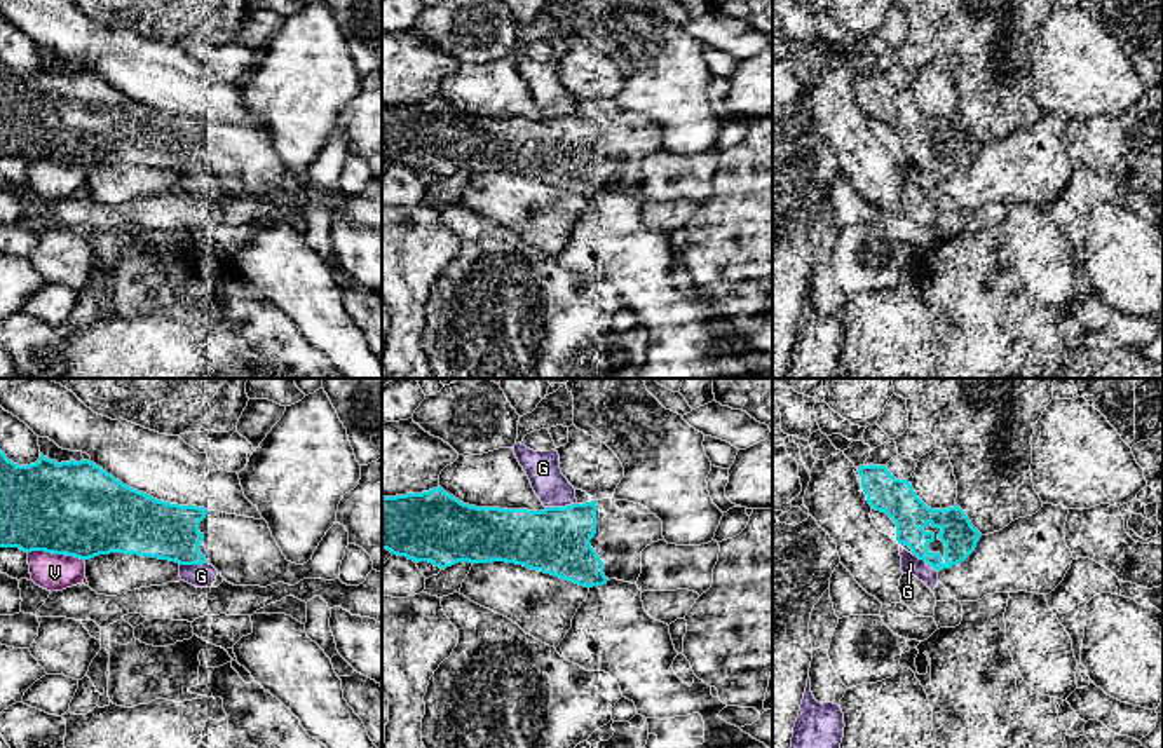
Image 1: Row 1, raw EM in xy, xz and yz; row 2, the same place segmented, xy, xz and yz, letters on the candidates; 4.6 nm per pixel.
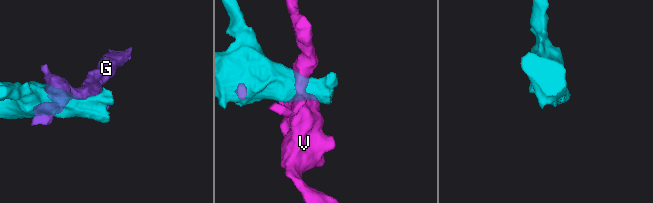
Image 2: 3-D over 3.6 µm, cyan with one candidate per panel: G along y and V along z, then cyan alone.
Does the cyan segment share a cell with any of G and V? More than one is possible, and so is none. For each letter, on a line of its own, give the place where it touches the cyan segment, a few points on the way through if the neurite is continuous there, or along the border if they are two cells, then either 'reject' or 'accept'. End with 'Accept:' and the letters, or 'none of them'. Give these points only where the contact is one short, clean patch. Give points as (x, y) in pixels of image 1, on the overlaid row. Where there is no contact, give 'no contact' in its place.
G: meets cyan in xz at (560, 508); reject
V: meets cyan in xy at (56, 553); border along xy (28, 551), (65, 553), (84, 562); reject
Accept: none of them

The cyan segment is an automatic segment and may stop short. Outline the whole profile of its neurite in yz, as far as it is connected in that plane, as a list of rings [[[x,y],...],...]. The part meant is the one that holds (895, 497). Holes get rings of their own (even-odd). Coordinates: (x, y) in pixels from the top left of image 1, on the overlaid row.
[[[860,466],[858,473],[868,504],[894,521],[896,541],[903,549],[938,572],[975,551],[982,534],[959,506],[928,507],[908,479],[896,479],[886,466]]]

